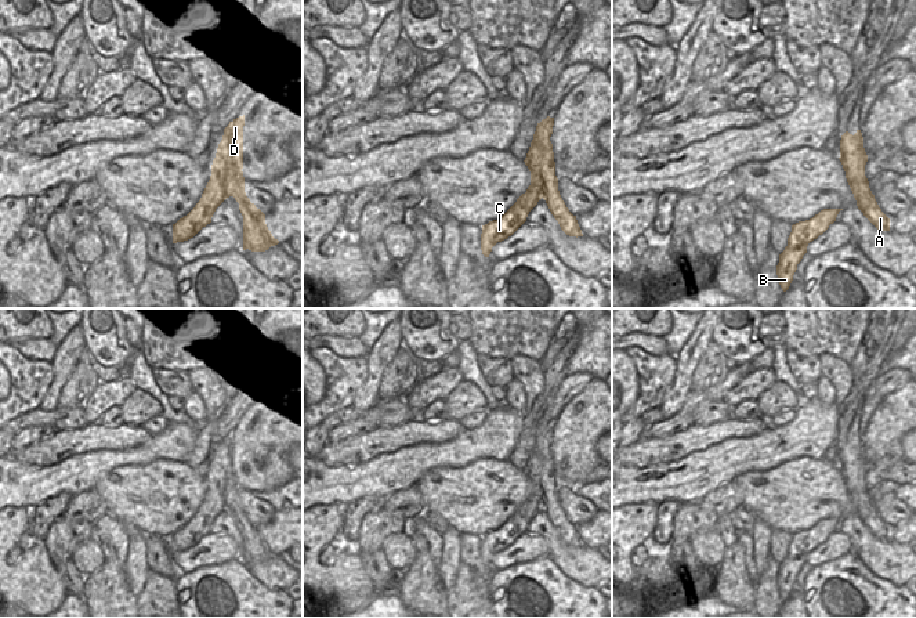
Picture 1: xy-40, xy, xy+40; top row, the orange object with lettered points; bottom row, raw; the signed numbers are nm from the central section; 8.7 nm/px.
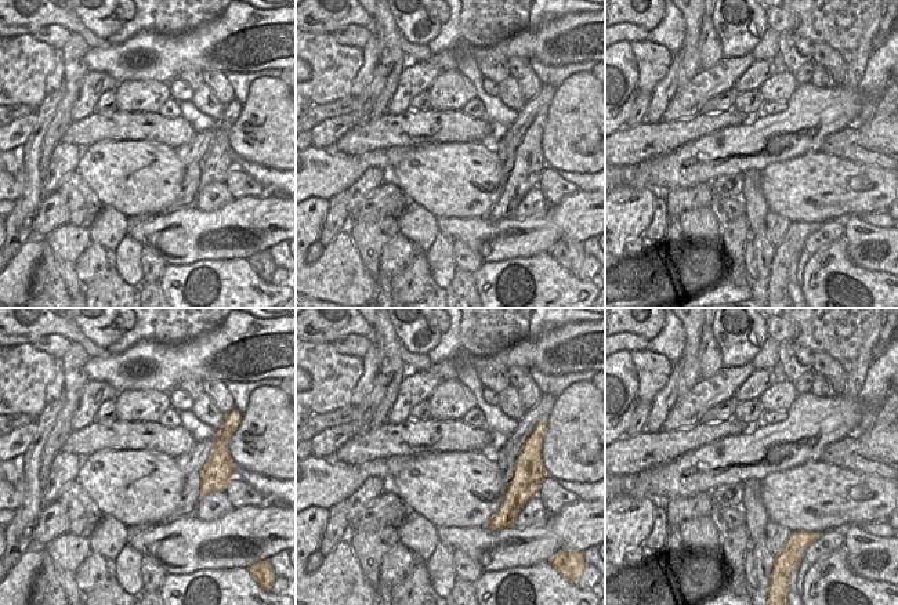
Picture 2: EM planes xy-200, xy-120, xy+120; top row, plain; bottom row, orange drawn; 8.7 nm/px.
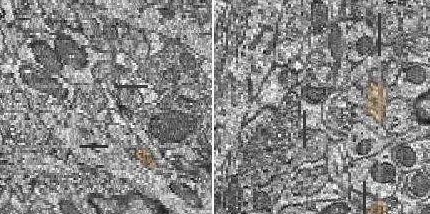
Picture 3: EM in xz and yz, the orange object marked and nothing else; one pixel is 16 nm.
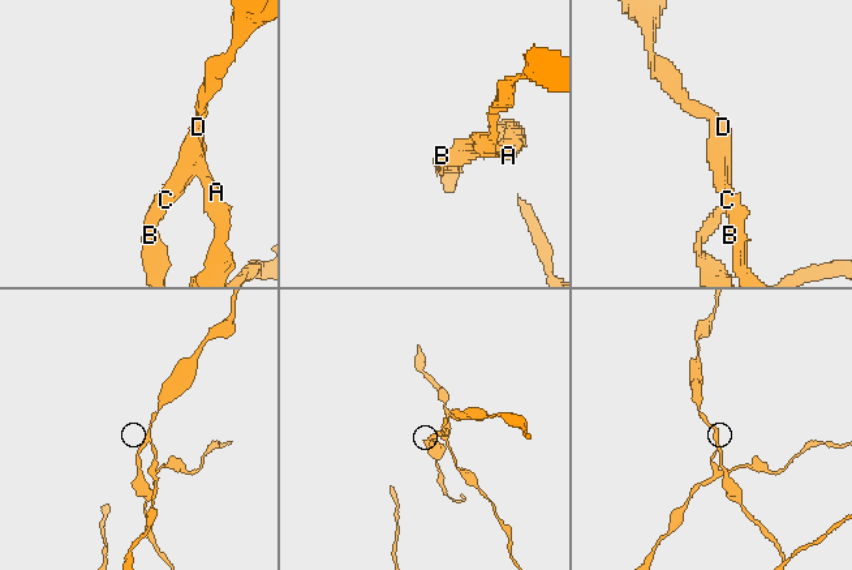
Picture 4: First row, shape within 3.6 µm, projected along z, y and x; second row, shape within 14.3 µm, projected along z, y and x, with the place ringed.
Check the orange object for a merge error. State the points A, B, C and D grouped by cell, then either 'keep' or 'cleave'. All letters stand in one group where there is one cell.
A / B C D | cleave

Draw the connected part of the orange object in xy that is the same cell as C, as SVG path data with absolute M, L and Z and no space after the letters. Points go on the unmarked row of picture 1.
M528 466L524 471L531 481L531 495L499 530L482 535L481 560L485 567L489 567L492 557L497 552L511 546L526 531L529 521L543 507L542 492L539 487L533 484Z

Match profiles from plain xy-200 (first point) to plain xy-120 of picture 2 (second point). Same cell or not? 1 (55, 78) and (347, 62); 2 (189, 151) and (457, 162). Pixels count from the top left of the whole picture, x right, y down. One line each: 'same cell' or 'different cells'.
1: different cells
2: different cells

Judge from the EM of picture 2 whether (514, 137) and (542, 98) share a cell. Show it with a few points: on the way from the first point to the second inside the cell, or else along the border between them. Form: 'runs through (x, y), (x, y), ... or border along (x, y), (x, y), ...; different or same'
runs through (520, 127), (532, 108); same

